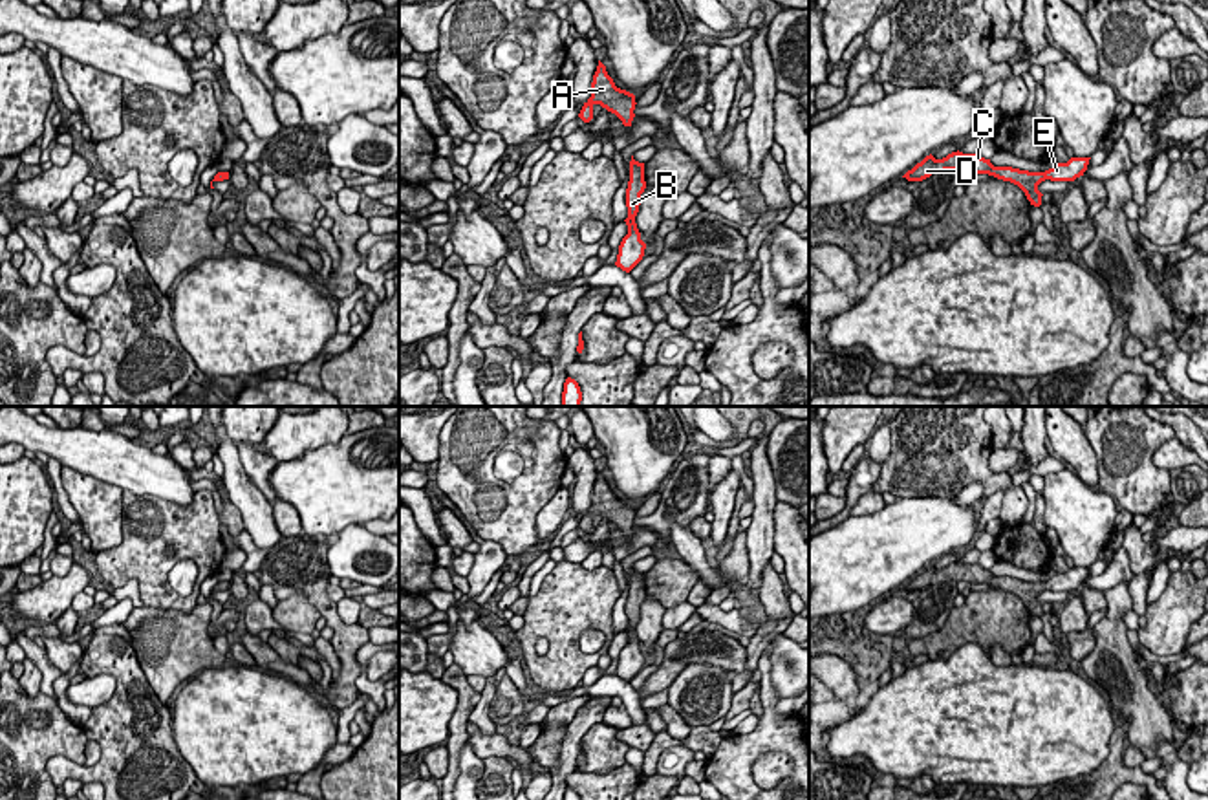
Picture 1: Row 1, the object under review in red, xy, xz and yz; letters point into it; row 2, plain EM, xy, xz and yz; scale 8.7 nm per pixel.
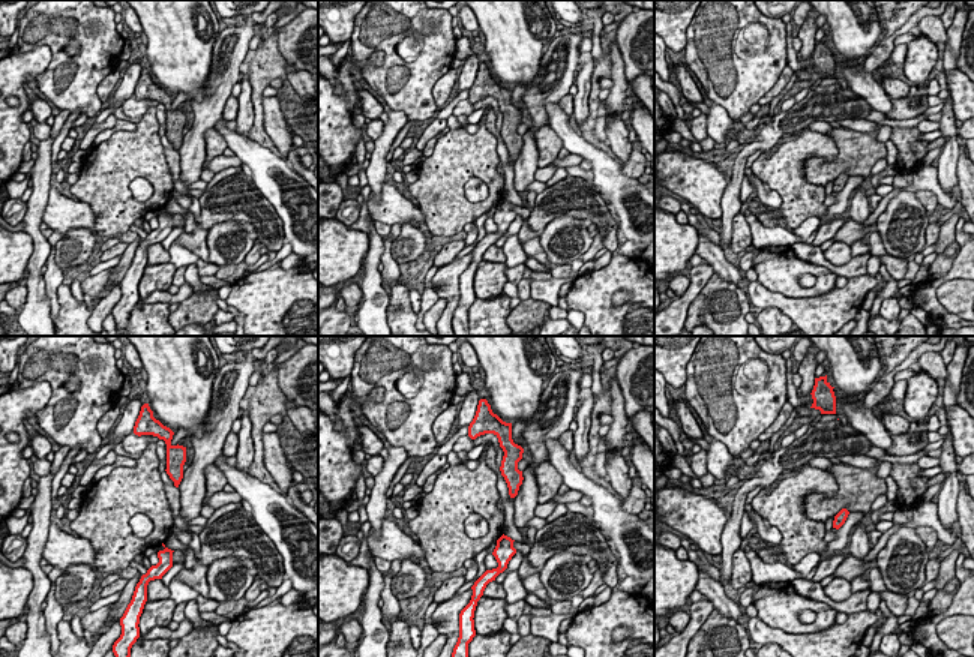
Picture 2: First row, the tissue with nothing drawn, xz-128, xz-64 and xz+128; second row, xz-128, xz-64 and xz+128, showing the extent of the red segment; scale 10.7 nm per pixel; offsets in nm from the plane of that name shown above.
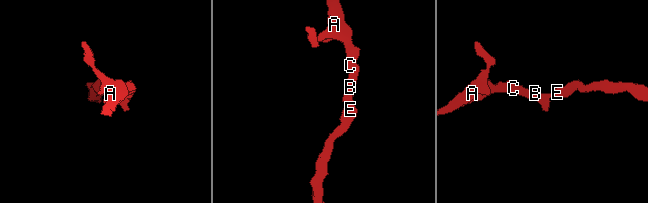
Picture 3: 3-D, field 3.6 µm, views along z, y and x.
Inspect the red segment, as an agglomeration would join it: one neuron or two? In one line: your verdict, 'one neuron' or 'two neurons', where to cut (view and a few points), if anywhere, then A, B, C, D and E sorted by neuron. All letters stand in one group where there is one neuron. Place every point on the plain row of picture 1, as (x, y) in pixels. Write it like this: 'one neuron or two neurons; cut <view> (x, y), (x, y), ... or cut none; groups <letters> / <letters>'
one neuron; cut none; groups A B C D E

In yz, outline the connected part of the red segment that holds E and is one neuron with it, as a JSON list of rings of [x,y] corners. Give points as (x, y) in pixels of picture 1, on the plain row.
[[[957,560],[943,569],[935,569],[930,564],[902,588],[906,588],[908,591],[922,591],[932,584],[939,584],[944,580],[988,584],[1018,595],[1025,602],[1030,615],[1040,617],[1043,604],[1038,600],[1038,595],[1041,591],[1074,591],[1087,580],[1089,569],[1091,568],[1071,568],[1067,573],[1056,573],[1045,582],[1029,582],[1012,577],[994,577],[990,569],[985,569],[979,564],[963,564]]]

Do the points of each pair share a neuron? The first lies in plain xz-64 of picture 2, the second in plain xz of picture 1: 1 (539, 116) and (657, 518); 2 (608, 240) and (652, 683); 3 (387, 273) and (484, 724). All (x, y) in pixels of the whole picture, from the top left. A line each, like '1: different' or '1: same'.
1: same
2: same
3: same

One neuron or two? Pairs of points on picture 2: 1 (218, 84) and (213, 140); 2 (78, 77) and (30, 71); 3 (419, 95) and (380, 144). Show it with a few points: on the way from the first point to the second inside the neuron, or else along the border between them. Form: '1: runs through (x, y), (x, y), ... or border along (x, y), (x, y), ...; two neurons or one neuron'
1: border along (213, 126), (206, 132), (204, 162); two neurons
2: border along (45, 44), (50, 50), (51, 62), (33, 80); two neurons
3: border along (392, 110), (401, 110), (408, 120); two neurons

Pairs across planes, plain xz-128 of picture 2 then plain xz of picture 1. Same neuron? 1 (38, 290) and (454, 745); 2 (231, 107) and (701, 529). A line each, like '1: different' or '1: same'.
1: different
2: same

